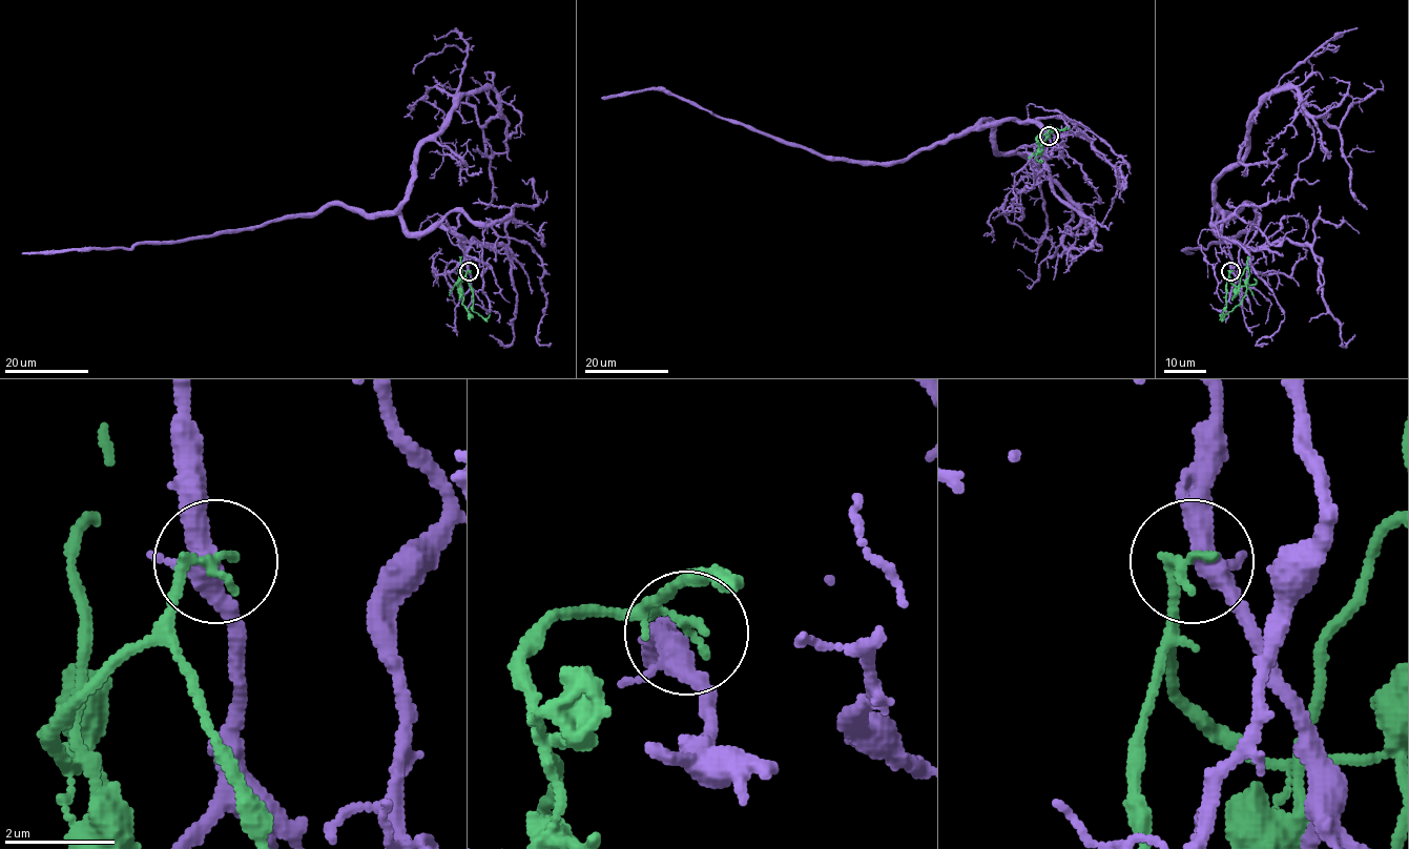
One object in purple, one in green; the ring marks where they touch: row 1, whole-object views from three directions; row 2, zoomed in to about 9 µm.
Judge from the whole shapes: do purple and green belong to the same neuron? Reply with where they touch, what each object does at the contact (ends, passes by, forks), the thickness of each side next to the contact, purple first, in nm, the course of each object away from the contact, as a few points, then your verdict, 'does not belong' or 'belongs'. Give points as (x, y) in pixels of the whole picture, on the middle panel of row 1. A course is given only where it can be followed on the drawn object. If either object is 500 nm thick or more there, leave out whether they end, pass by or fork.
at (1049, 136); purple forks there; green ends there; 320 nm thick on the purple side, 200 nm on the other; purple runs (1049, 137), (1034, 123), (996, 121), (935, 142), (894, 162), (850, 161), (780, 143), (657, 89), (601, 99); green runs (1049, 137), (1038, 137), (1039, 150), (1043, 148), (1050, 125); does not belong

